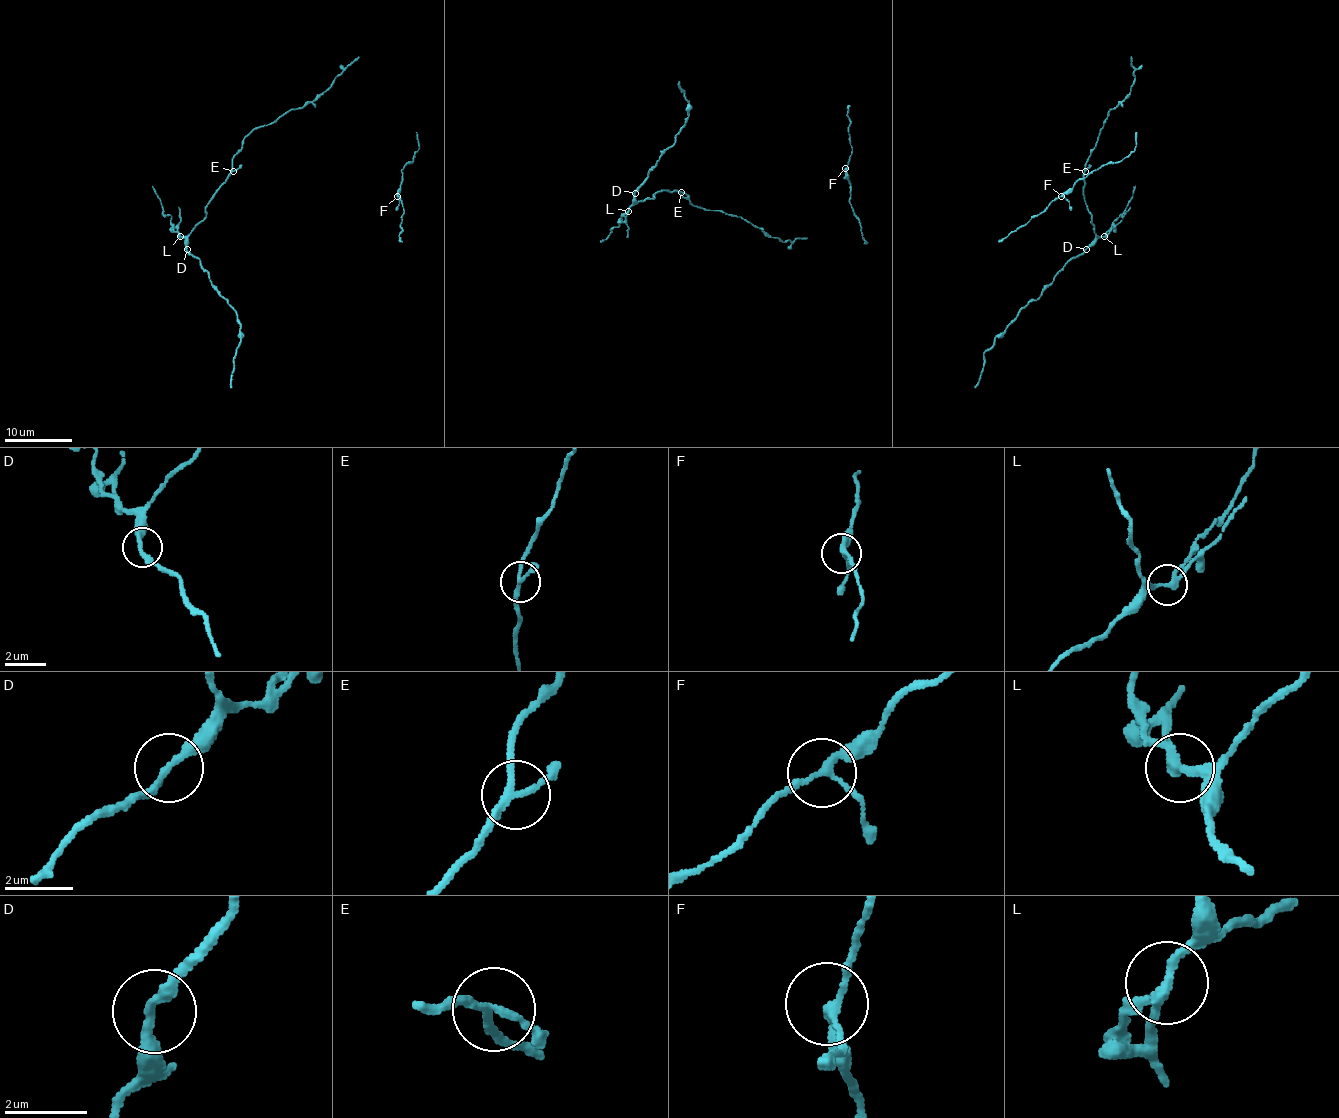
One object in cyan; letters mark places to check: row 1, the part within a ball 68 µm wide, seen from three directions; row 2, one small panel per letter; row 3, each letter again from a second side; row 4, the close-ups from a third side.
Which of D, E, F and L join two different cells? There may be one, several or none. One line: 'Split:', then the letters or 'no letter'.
Split: L

